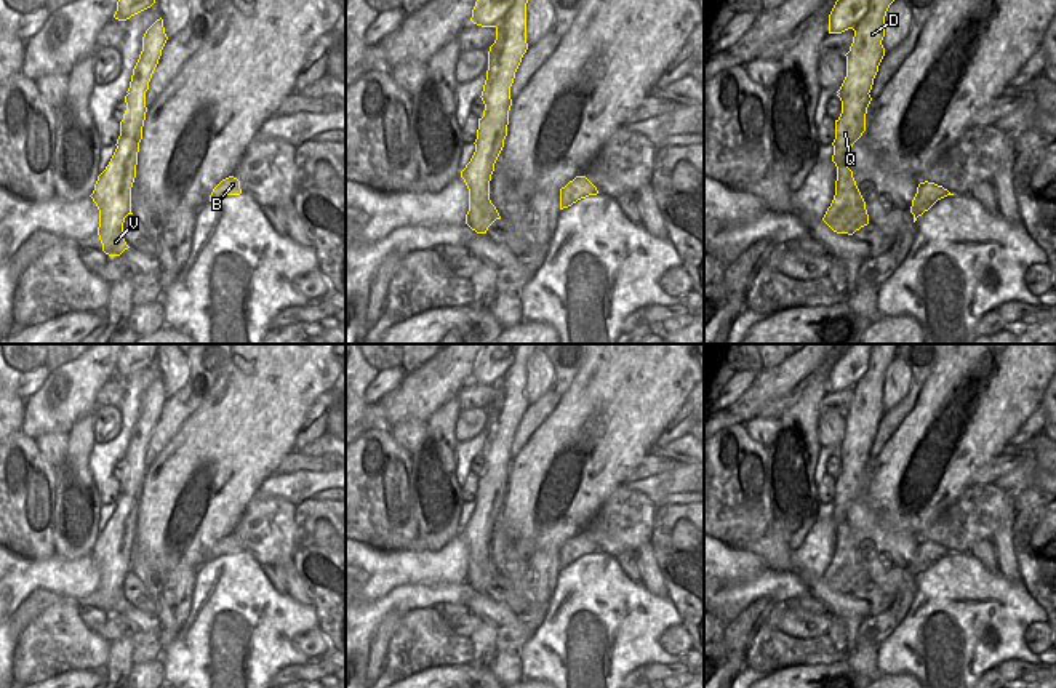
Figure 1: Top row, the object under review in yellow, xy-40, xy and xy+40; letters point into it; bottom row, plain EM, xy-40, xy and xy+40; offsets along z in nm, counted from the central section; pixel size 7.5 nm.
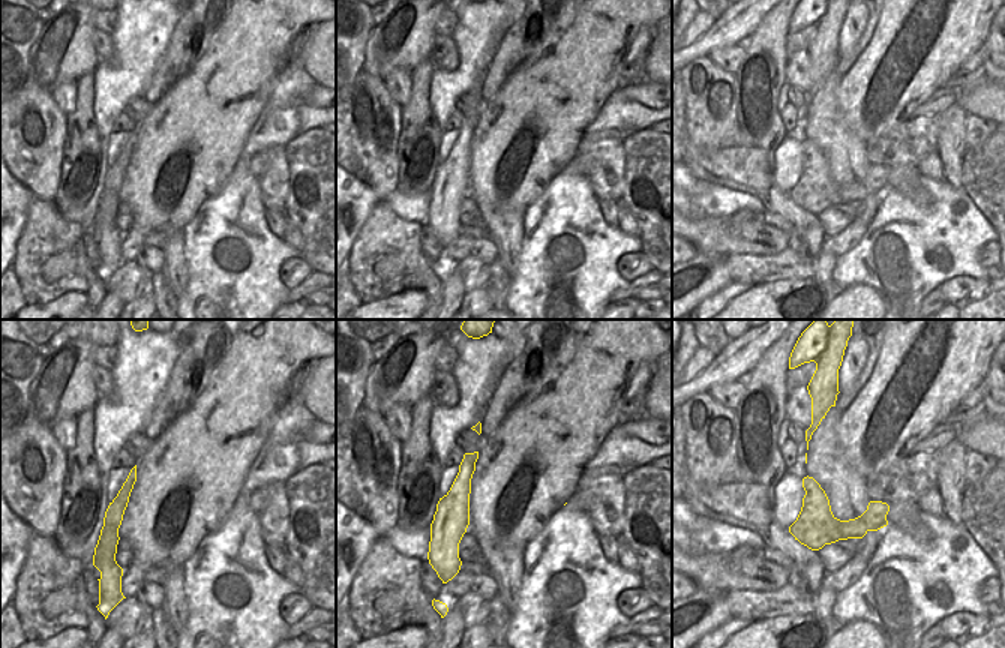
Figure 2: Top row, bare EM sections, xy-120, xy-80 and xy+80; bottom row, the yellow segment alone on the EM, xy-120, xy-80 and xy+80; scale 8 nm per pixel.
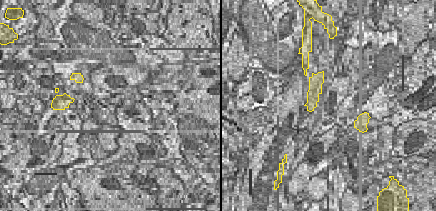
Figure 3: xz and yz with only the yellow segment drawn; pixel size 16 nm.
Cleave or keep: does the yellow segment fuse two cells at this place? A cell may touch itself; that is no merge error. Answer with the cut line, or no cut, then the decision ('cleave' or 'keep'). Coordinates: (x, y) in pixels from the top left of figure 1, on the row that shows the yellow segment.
xy+40 (839, 92), (848, 95), (856, 88), (863, 90), (869, 98) | cleave

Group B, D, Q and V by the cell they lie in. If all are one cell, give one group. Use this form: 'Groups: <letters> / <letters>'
Groups: B Q V / D.

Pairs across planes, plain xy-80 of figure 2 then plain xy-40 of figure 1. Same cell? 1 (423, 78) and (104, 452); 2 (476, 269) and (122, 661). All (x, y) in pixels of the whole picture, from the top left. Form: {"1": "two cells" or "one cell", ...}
{"1": "two cells", "2": "two cells"}

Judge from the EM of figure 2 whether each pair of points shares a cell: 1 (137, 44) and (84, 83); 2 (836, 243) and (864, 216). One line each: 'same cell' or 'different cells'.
1: different cells
2: same cell

